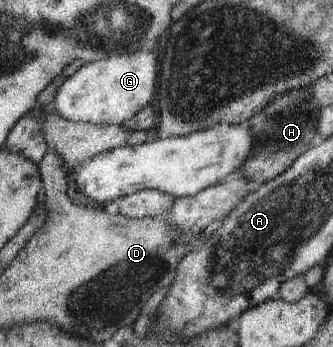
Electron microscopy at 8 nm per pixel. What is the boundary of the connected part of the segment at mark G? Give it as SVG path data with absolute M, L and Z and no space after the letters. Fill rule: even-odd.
M136 50L118 56L107 56L106 59L96 60L94 63L87 63L58 87L50 108L56 111L60 117L74 122L122 125L128 119L132 119L140 109L155 102L159 74L156 61L156 57L150 53L150 50Z

